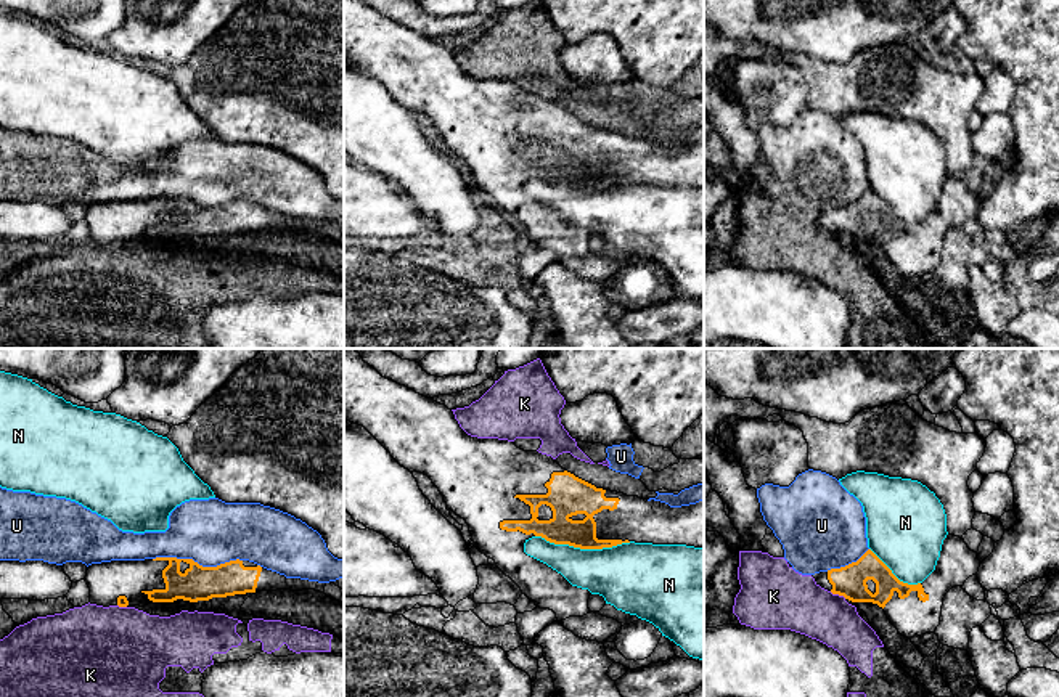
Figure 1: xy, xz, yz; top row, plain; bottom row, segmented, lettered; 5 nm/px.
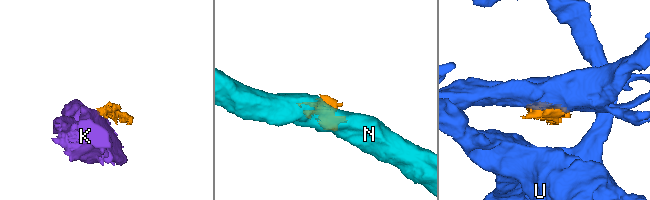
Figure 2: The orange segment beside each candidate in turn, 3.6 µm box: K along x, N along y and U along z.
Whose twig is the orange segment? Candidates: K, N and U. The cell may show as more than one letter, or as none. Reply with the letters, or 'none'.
none

